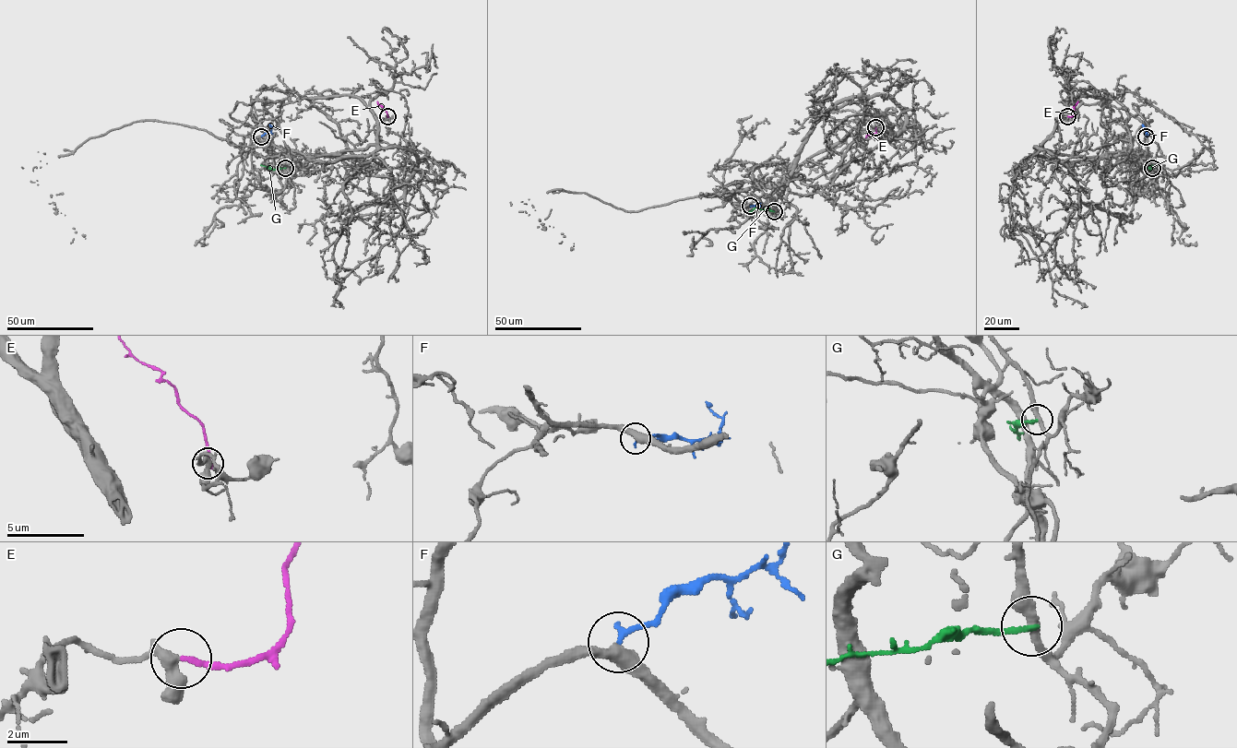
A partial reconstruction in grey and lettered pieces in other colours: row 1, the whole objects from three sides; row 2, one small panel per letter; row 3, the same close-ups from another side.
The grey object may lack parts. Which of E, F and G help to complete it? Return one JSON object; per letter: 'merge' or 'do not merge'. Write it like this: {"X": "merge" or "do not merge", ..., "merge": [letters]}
{"E": "merge", "F": "do not merge", "G": "do not merge", "merge": ["E"]}

